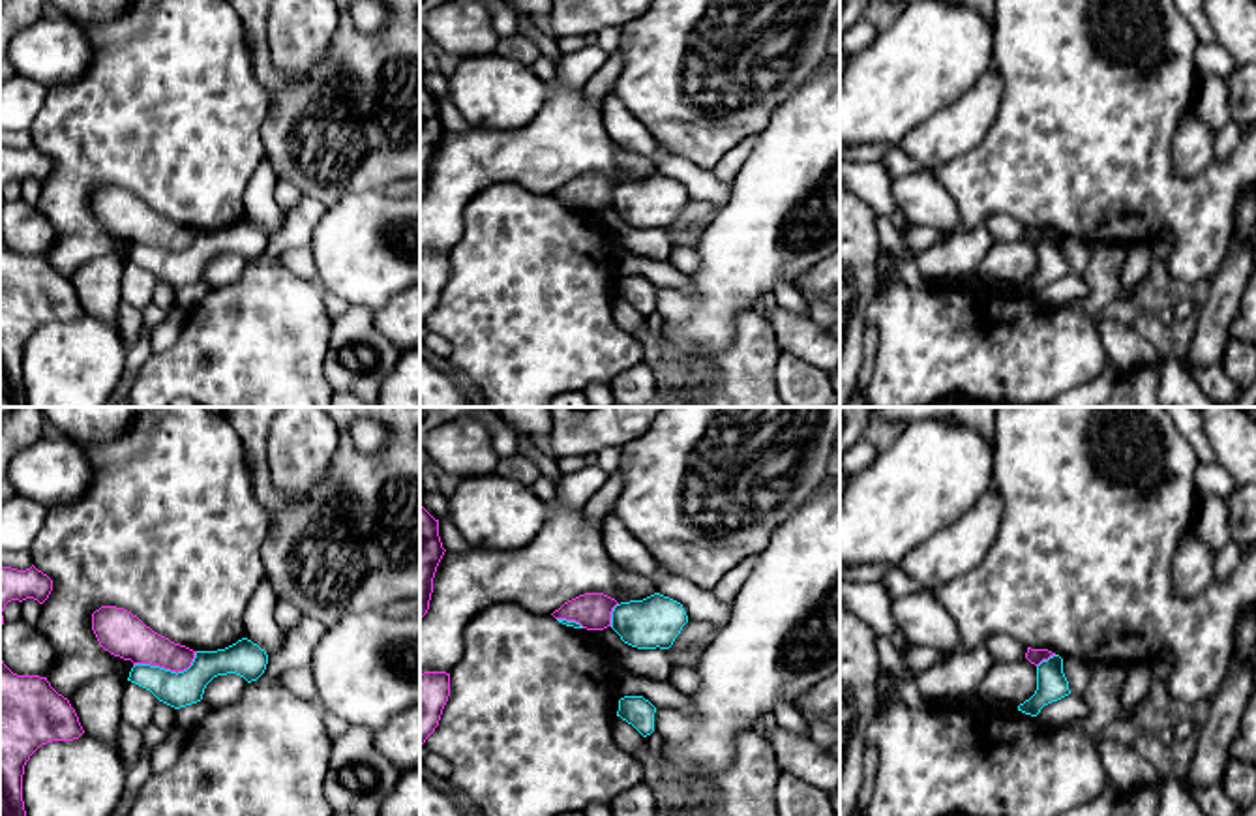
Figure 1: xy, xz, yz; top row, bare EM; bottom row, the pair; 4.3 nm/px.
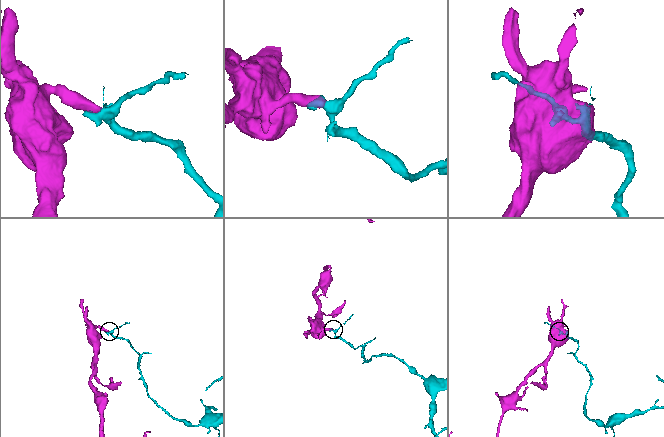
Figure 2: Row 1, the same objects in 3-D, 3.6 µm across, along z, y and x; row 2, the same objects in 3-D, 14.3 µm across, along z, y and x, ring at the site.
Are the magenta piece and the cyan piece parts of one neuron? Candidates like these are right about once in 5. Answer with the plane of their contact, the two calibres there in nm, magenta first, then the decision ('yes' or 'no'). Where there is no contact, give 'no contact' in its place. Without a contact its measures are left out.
meets magenta in xy; 190 nm thick on the magenta side, 150 nm on the other; no

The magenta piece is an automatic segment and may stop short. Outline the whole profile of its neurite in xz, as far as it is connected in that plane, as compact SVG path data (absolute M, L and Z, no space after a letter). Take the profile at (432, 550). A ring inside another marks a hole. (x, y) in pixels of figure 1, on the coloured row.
M420 505L420 619L429 610L433 578L444 552L446 550L442 548L442 542L439 536L439 520L435 520Z

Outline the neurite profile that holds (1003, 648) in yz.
M990 634L982 645L997 662L1018 662L1025 658L1027 647L1009 634Z

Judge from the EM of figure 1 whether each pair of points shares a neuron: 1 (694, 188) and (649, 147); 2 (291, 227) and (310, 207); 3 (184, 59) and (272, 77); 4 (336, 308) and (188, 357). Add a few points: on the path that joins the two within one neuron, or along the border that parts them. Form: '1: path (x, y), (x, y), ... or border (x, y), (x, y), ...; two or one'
1: path (685, 177), (660, 158); one
2: path (297, 222), (306, 212); one
3: border (242, 30), (252, 75), (270, 94), (269, 115); two
4: border (325, 293), (325, 308), (332, 319); two

